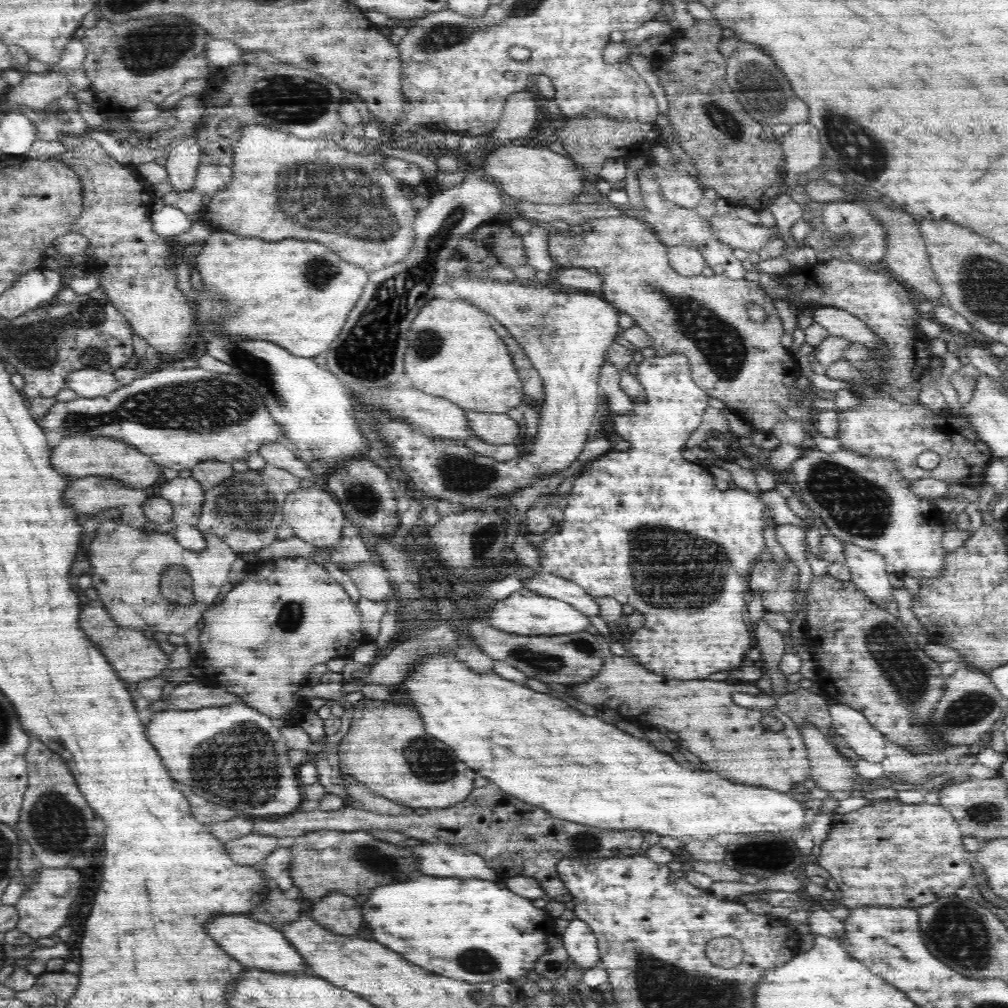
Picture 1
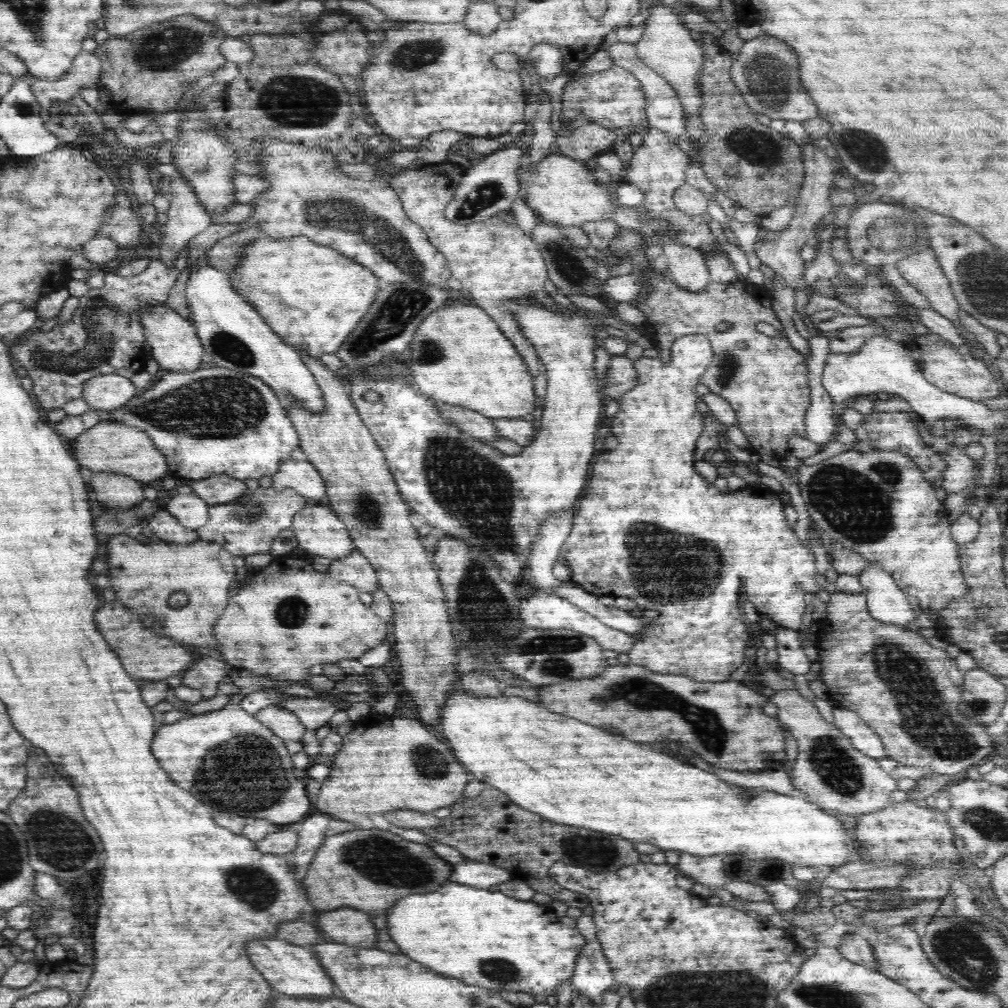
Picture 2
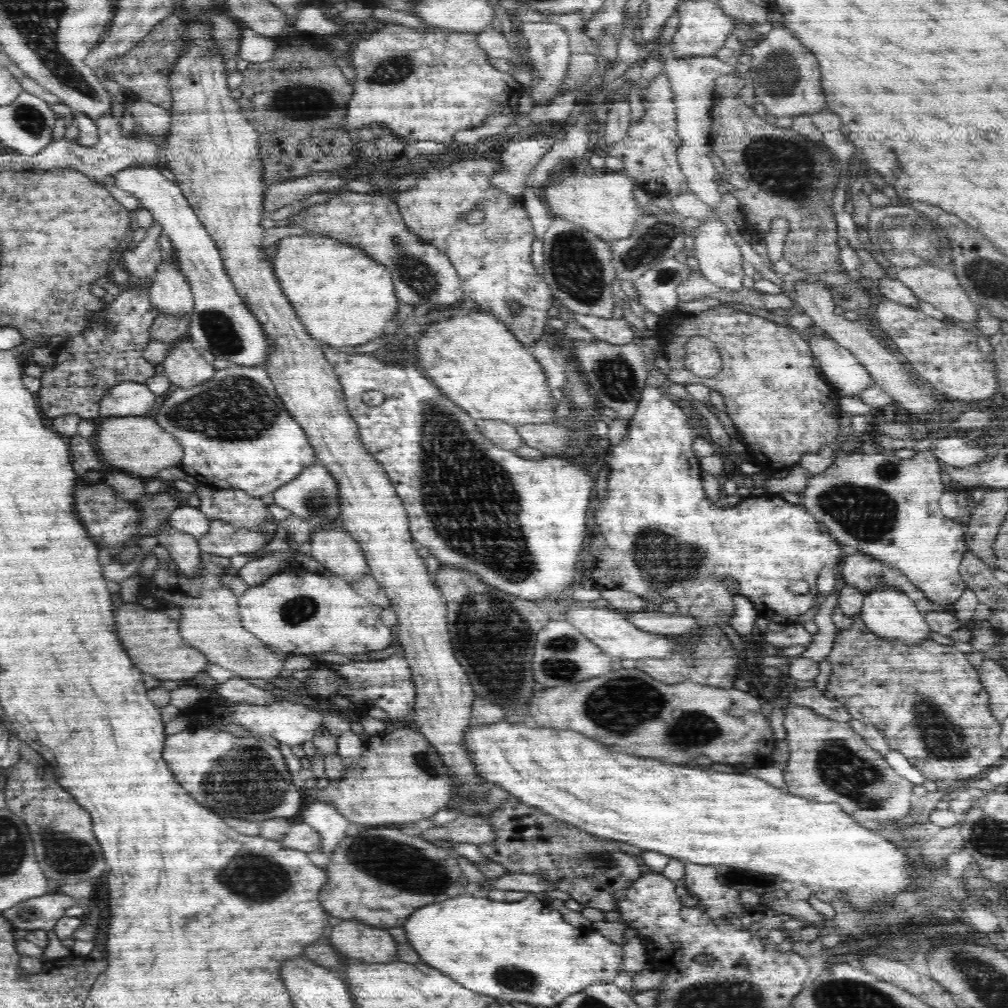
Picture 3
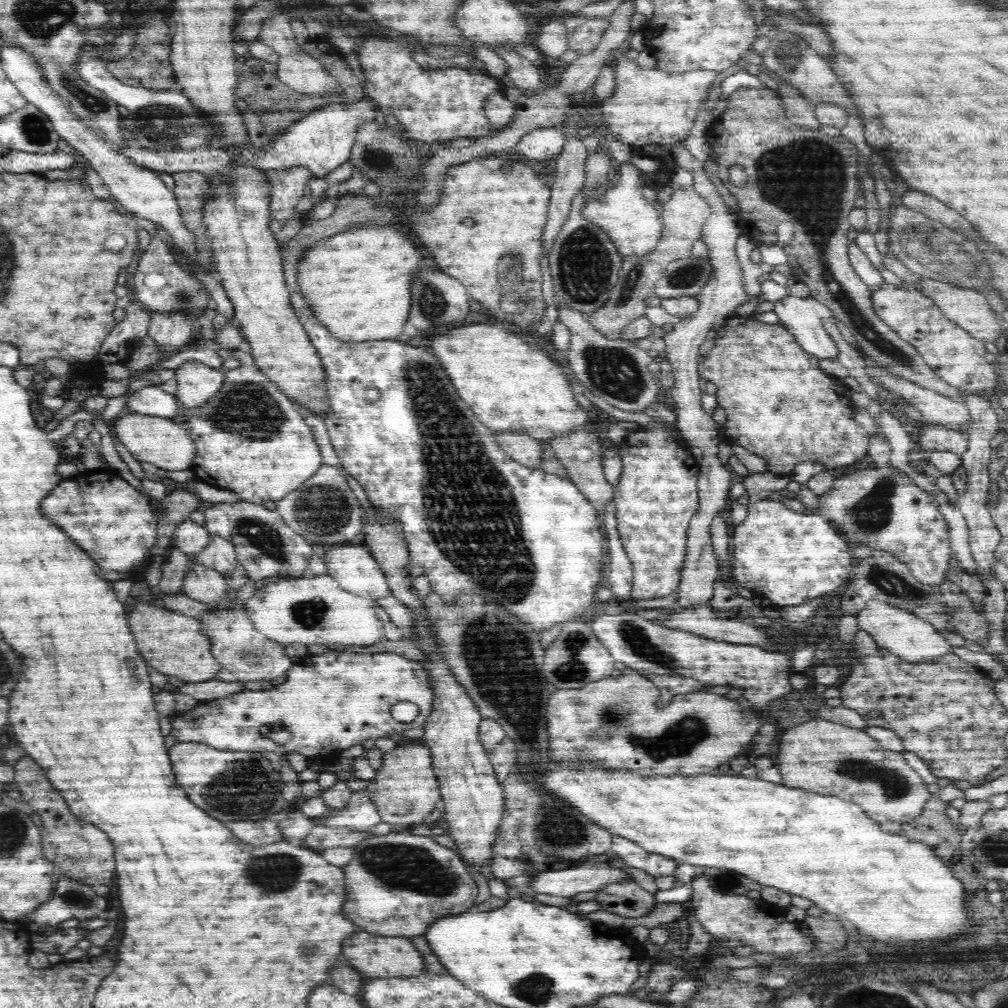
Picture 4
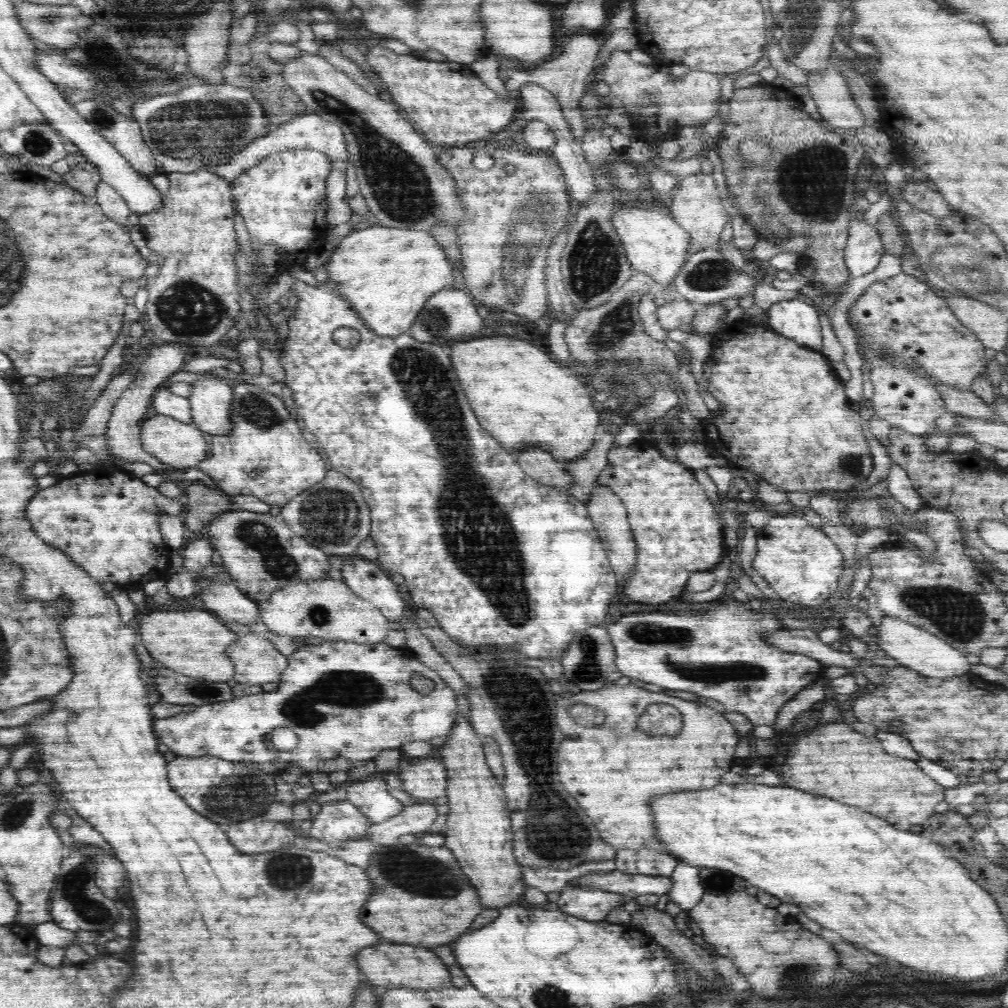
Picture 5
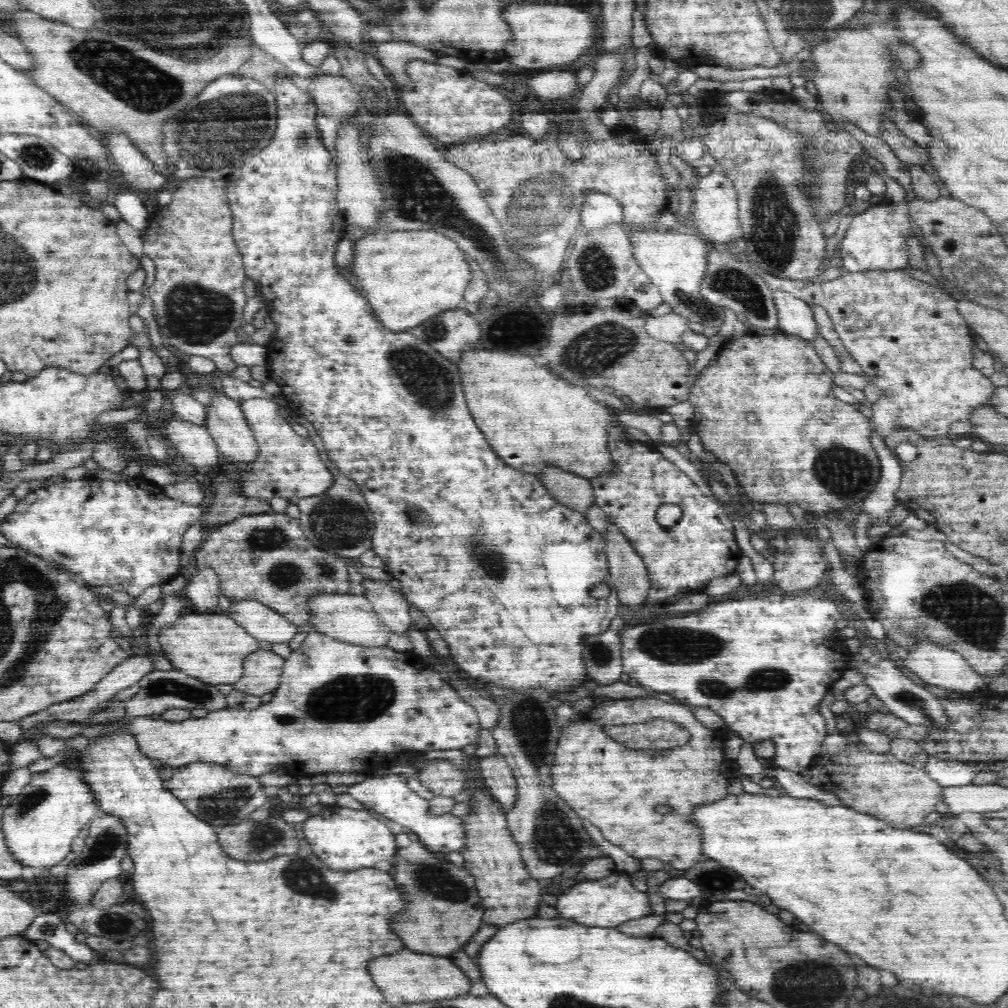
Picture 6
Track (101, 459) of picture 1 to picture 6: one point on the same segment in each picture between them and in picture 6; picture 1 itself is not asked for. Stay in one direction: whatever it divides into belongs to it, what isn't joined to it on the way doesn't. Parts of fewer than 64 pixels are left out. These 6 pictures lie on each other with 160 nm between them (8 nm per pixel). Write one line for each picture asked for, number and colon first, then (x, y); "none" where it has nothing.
2: (107, 447)
3: (138, 445)
4: (161, 441)
5: (181, 445)
6: (194, 442)

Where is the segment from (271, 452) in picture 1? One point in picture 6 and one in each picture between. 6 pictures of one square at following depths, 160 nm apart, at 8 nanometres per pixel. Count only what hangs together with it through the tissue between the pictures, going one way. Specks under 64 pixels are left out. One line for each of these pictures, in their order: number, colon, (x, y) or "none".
2: (301, 475)
3: (313, 495)
4: (324, 510)
5: (332, 515)
6: (339, 521)

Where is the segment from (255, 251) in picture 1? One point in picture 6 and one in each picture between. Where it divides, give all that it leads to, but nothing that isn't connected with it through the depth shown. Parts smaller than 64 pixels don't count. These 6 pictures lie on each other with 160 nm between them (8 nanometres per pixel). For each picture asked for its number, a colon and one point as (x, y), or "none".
2: (311, 296)
3: (342, 298)
4: (358, 283)
5: (387, 274)
6: (421, 273)

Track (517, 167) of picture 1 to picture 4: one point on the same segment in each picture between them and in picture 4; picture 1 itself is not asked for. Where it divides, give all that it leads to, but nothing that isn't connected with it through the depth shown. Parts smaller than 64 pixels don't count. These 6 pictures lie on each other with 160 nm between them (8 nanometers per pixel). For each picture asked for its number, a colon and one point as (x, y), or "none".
2: (568, 194)
3: (605, 205)
4: (633, 224)

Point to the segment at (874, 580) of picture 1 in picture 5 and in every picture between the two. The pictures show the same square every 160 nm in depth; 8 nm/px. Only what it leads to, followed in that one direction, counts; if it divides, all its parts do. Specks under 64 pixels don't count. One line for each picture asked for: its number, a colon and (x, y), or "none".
2: (886, 601)
3: (886, 611)
4: (899, 631)
5: (906, 644)

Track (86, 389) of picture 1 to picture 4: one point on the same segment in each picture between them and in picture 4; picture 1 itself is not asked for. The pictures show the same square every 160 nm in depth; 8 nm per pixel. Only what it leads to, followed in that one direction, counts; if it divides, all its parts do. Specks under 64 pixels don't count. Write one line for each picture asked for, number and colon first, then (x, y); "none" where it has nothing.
2: (109, 391)
3: (126, 398)
4: (153, 401)

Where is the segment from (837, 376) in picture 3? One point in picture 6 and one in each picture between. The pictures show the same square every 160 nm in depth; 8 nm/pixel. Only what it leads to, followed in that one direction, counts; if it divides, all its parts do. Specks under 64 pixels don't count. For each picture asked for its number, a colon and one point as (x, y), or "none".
4: (803, 317)
5: (800, 321)
6: (796, 317)

